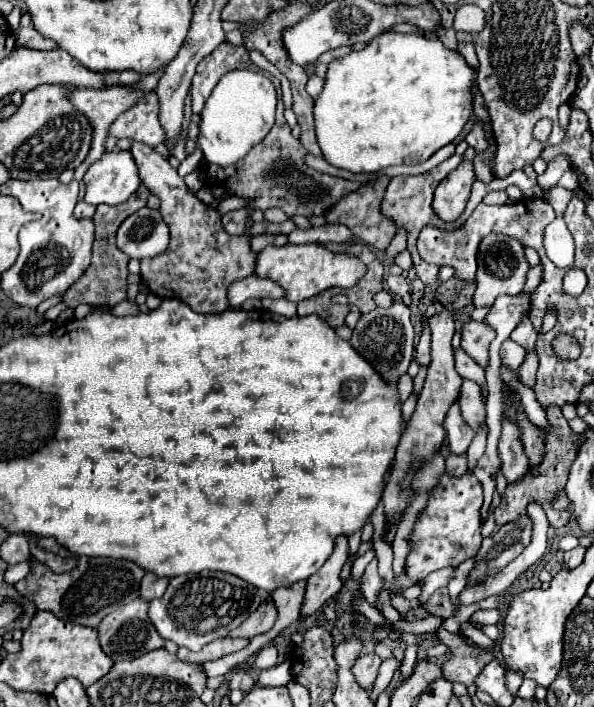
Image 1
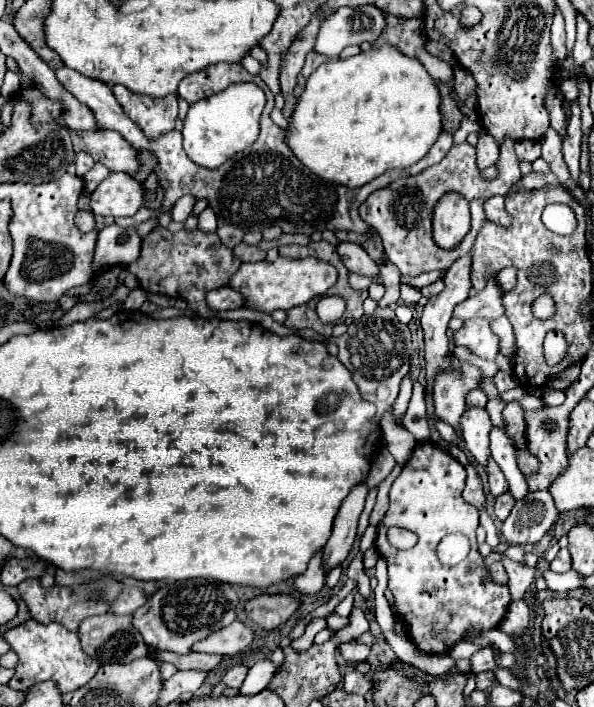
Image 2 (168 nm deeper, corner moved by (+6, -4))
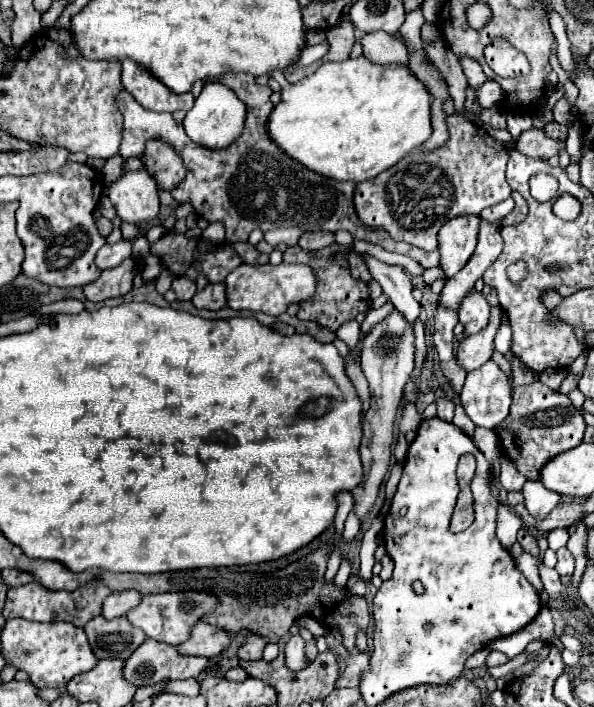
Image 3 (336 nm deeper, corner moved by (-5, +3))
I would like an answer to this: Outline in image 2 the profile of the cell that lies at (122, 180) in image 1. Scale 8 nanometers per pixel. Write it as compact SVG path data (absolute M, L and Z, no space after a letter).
M109 172L91 192L89 206L99 216L133 216L143 206L143 186L127 172Z

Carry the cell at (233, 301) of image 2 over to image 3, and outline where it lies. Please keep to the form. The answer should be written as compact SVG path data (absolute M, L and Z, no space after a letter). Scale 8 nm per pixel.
M208 283L202 291L192 297L196 309L212 309L218 311L226 305L226 289L224 283Z

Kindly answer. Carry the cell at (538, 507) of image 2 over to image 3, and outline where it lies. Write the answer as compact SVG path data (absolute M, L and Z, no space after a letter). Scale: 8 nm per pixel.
M526 481L522 493L524 493L524 505L528 513L536 519L544 519L560 501L560 495L552 493L550 489L544 489L540 481Z

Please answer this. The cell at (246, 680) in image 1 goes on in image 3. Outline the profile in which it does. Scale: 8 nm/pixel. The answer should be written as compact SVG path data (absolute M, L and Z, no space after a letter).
M250 633L244 641L244 645L238 649L238 657L240 659L248 659L248 661L254 661L254 659L262 659L262 651L266 647L266 639L262 639L260 635L256 633Z

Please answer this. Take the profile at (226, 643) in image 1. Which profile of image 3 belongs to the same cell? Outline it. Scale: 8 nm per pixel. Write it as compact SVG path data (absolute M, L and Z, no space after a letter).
M146 639L122 667L122 675L128 683L146 687L162 681L198 677L208 665L206 657L180 657L176 647Z

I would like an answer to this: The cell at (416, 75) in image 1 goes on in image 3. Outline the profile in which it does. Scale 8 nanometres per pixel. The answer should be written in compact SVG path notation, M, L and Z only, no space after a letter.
M364 55L358 59L324 63L316 73L298 83L288 83L286 77L276 79L282 87L282 99L268 115L268 137L278 149L288 153L306 169L336 181L362 183L378 177L382 171L396 165L412 149L420 147L432 135L430 95L422 81L404 65L376 65Z

